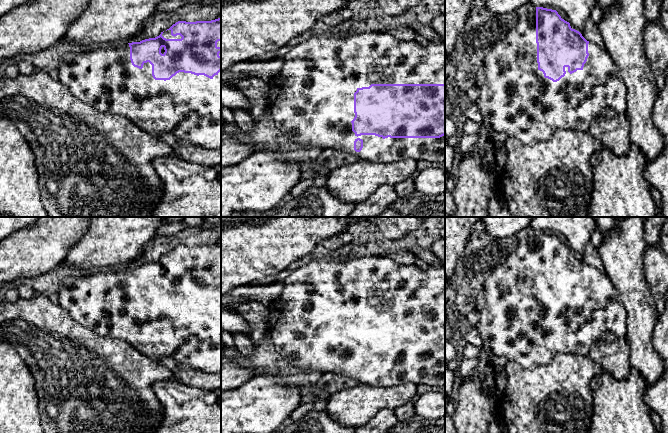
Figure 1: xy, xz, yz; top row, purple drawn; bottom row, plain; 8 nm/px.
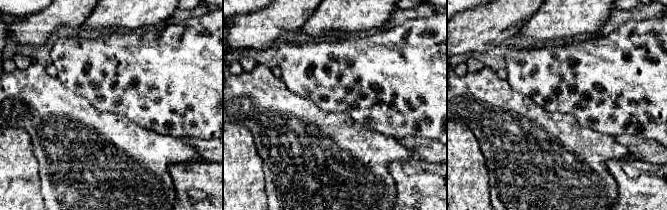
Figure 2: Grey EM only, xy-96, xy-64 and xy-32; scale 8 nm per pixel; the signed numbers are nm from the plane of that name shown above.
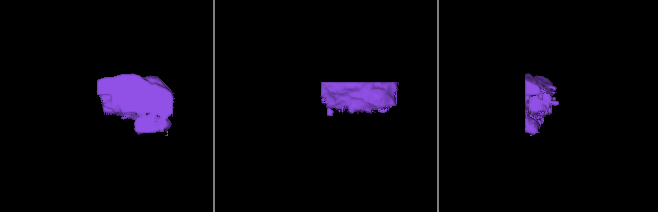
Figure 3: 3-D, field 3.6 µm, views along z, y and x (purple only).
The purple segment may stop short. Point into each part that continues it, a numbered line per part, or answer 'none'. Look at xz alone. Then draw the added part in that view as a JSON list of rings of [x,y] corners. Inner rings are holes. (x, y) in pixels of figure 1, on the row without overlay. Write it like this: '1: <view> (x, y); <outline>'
1: xz (311, 323); [[[366,256],[349,261],[312,261],[308,264],[292,271],[283,282],[283,290],[280,295],[267,305],[269,312],[267,317],[267,336],[272,341],[275,350],[283,356],[292,366],[300,372],[319,371],[324,373],[337,373],[345,377],[355,378],[359,383],[369,384],[372,386],[396,386],[406,382],[412,382],[416,385],[426,384],[428,386],[445,387],[445,359],[440,362],[385,362],[375,359],[356,360],[352,355],[351,345],[355,341],[354,337],[354,317],[358,312],[369,311],[371,308],[445,308],[445,268],[429,267],[421,269],[415,264],[404,264],[394,257],[384,256]],[[360,362],[363,364],[363,372],[360,376],[354,374],[354,365]]]

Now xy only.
1: xy (188, 330); [[[127,266],[122,267],[118,271],[104,272],[100,270],[90,275],[85,274],[80,277],[65,277],[61,280],[57,293],[59,296],[59,305],[64,308],[74,320],[87,327],[88,329],[95,331],[98,335],[111,336],[117,339],[122,339],[134,347],[137,351],[149,357],[172,358],[179,363],[186,364],[204,371],[221,372],[221,295],[212,303],[204,299],[197,300],[191,297],[179,296],[170,304],[155,304],[152,300],[152,289],[149,286],[144,287],[142,293],[132,289],[130,284],[130,271]]]

